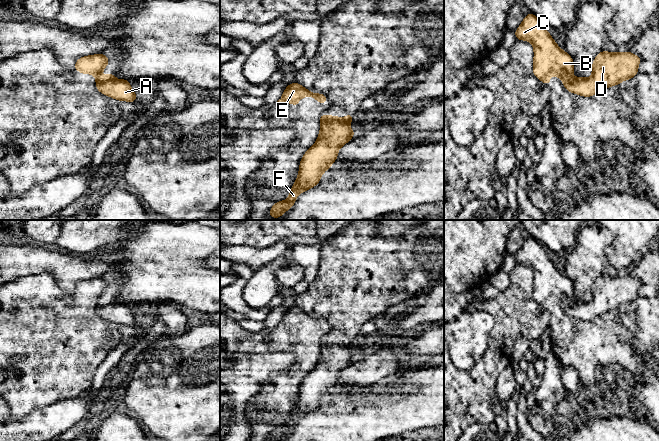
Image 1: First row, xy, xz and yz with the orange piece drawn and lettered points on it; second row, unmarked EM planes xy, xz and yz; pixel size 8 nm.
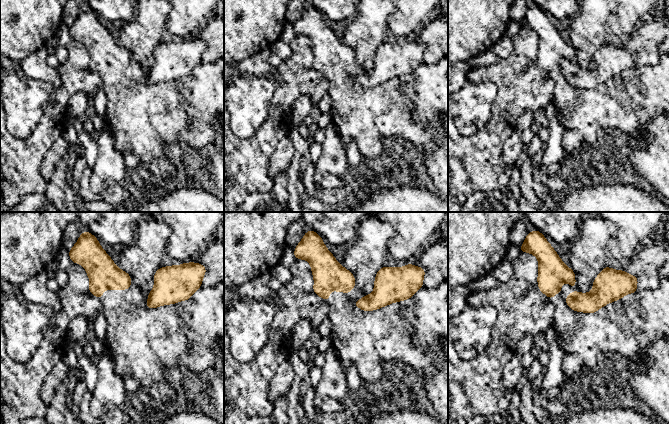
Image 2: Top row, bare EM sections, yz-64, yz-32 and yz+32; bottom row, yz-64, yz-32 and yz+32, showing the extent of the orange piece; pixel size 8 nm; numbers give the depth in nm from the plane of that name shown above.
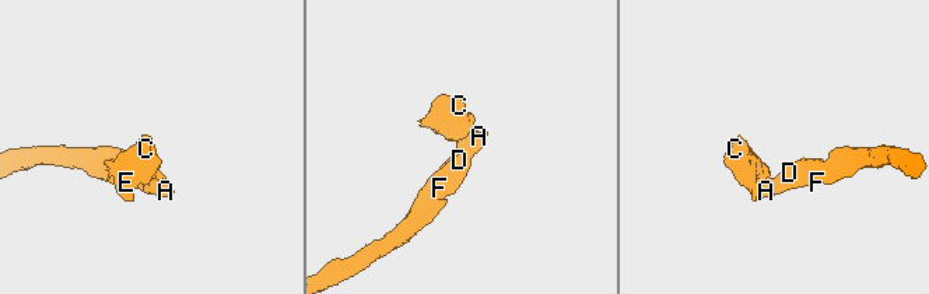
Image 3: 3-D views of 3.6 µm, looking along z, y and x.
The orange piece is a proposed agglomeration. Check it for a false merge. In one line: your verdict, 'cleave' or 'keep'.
cleave

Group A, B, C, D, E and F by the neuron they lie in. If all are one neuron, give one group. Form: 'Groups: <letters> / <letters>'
Groups: A D F / B C E

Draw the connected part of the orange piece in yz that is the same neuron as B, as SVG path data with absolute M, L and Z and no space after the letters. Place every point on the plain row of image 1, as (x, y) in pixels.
M532 236L524 243L521 249L515 254L517 264L525 264L533 269L533 298L545 309L552 305L550 299L560 302L565 301L572 304L574 298L574 285L572 281L563 275L546 254L543 246Z

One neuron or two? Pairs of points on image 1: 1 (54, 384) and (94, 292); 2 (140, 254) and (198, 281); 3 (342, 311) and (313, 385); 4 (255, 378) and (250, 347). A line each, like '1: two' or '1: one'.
1: one
2: one
3: one
4: two

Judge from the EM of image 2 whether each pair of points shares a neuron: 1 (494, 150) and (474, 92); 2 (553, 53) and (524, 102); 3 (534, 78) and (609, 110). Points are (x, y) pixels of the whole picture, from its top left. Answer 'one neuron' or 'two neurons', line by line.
1: two neurons
2: two neurons
3: two neurons

